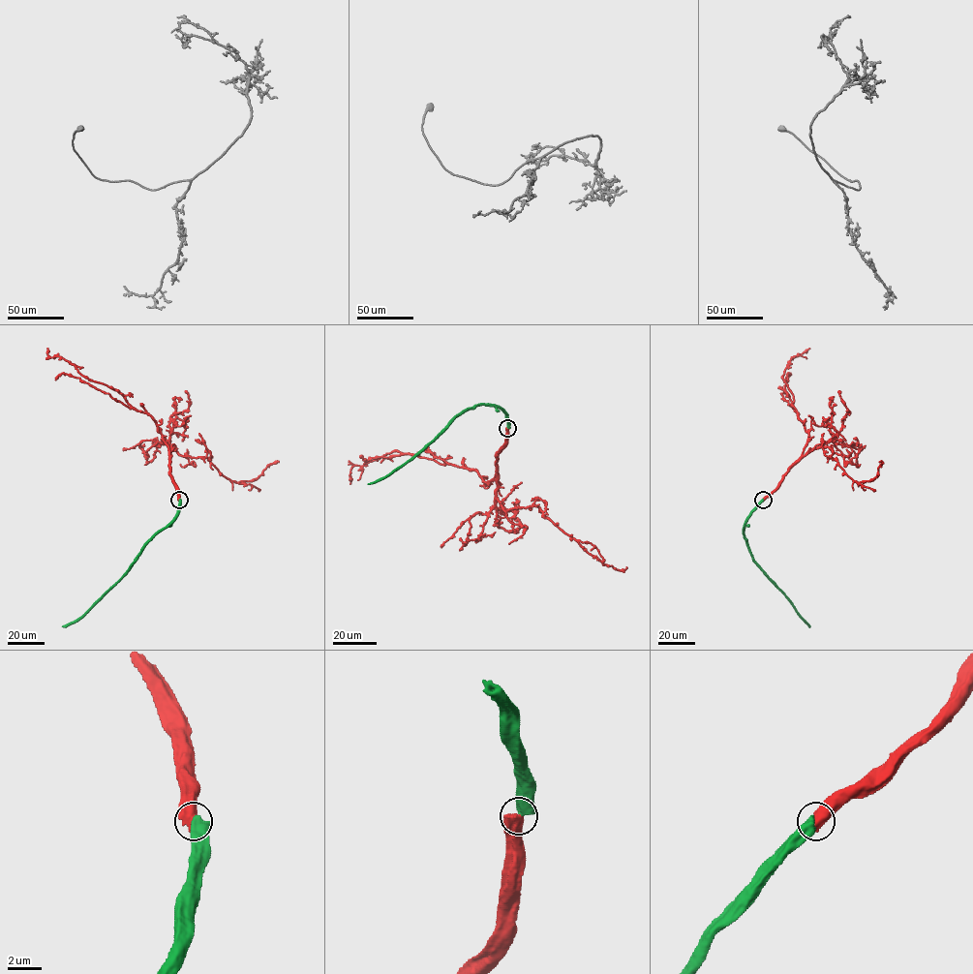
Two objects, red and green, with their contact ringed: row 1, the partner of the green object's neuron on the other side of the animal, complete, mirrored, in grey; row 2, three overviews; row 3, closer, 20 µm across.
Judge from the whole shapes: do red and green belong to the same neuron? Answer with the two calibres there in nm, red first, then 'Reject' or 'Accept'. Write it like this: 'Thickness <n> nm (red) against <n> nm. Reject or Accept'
Thickness 650 nm (red) against 600 nm. Reject

